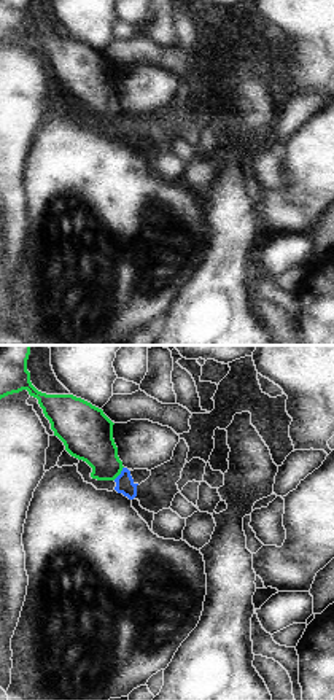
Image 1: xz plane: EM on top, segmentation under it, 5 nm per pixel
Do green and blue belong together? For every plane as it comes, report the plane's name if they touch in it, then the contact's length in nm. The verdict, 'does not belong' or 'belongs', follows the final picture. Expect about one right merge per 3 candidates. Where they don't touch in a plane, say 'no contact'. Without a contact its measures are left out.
xz | 90 nm

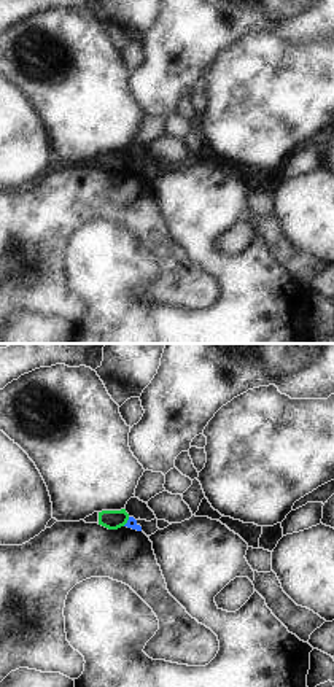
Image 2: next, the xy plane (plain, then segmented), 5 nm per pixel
xy | 60 nm

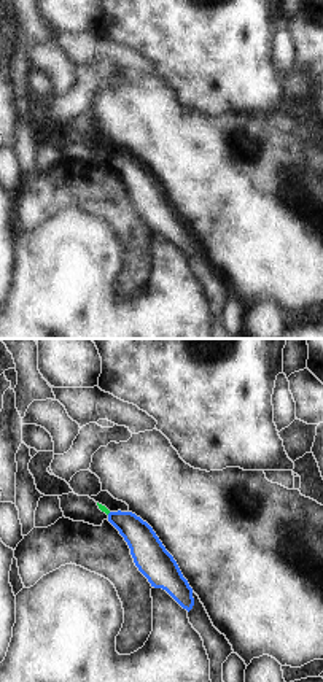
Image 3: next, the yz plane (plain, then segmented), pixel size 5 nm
no contact

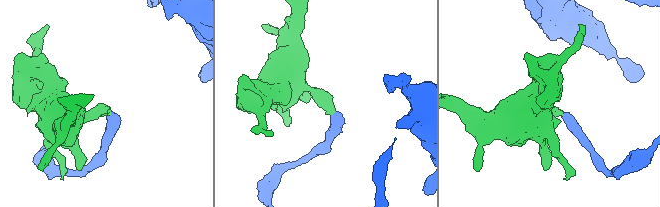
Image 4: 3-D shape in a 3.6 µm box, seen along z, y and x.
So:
does not belong

